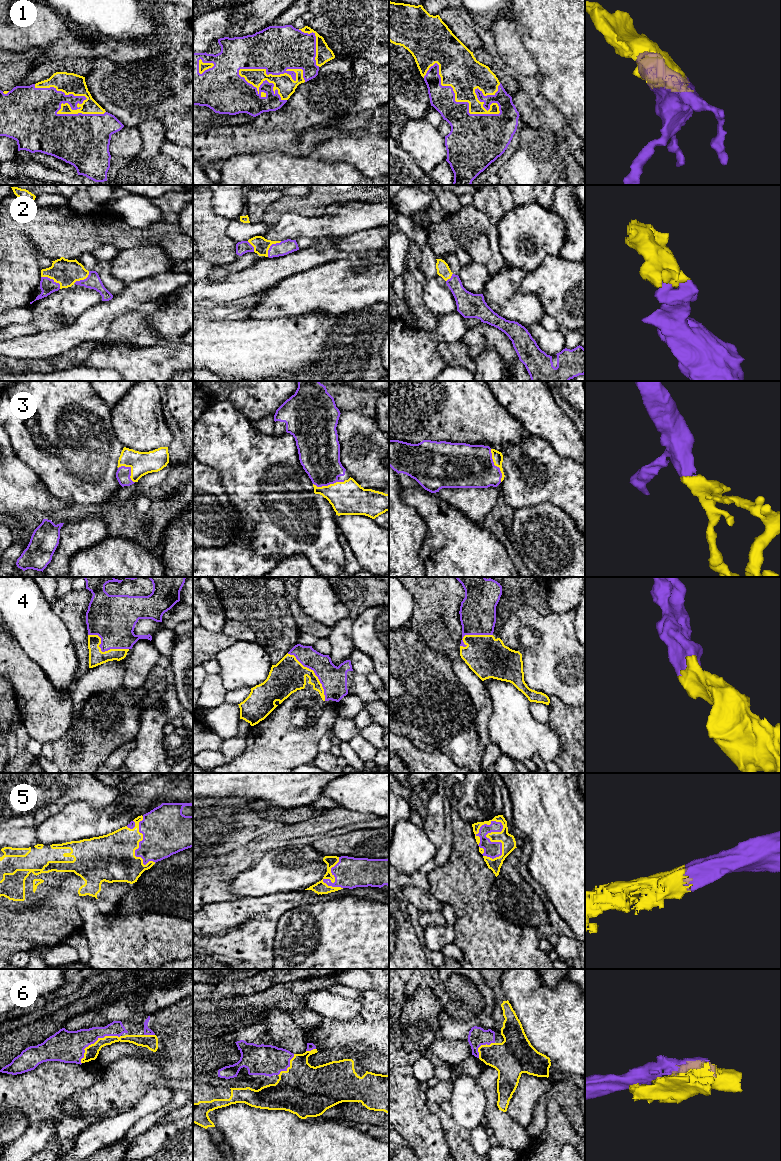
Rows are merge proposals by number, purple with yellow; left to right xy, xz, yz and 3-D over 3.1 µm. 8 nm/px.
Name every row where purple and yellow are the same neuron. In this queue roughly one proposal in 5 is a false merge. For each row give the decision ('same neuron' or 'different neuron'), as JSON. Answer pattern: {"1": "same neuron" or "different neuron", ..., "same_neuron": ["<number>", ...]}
{"1": "same neuron", "2": "same neuron", "3": "same neuron", "4": "same neuron", "5": "same neuron", "6": "same neuron", "same_neuron": ["1", "2", "3", "4", "5", "6"]}

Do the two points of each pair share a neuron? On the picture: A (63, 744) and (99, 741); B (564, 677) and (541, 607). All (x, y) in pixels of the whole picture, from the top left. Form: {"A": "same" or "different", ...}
{"A": "same", "B": "different"}

